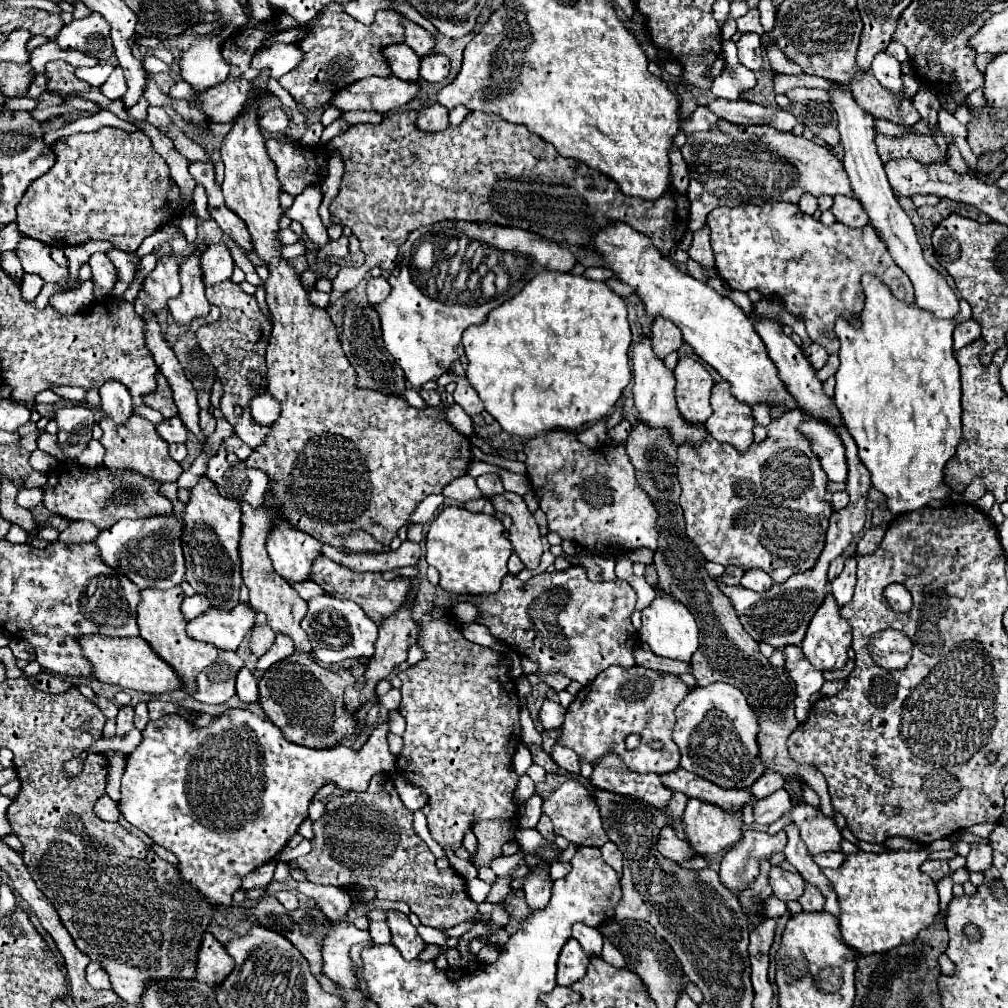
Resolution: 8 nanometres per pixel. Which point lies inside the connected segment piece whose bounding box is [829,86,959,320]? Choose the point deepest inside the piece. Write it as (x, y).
(932, 293)

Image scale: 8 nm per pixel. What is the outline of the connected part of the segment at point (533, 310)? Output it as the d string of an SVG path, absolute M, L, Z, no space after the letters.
M543 272L535 276L517 296L487 314L483 324L463 332L465 356L469 360L467 380L477 390L485 410L513 436L531 438L549 430L577 430L609 414L631 382L629 346L631 328L621 296L605 286L569 272Z

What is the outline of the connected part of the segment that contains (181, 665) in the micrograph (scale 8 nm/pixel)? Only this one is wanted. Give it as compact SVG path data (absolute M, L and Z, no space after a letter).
M181 586L169 588L169 590L157 590L157 588L145 588L141 590L141 602L137 608L137 624L141 630L141 636L151 644L151 648L163 658L167 660L175 672L179 672L179 676L183 678L183 690L187 690L189 694L195 692L195 678L199 672L203 672L203 668L211 666L217 660L219 650L213 644L203 644L201 640L191 640L187 636L187 620L181 612L181 602L183 602L185 594L181 590Z

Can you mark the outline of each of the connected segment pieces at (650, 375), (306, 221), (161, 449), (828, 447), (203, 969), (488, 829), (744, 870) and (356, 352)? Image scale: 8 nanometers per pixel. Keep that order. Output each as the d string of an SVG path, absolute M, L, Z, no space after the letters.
M641 336L635 346L633 346L633 394L635 394L635 408L639 412L639 418L649 426L649 428L663 428L667 430L667 434L673 438L675 446L681 444L693 444L693 446L701 446L703 438L709 436L707 428L703 424L691 424L685 422L677 404L675 404L675 376L671 370L665 368L663 360L659 360L653 350L651 350L651 342L647 340L647 336Z
M311 184L299 196L295 196L293 206L285 210L285 216L291 218L293 222L299 222L303 226L303 232L307 234L307 238L317 248L323 248L329 244L327 228L319 216L321 200L323 200L323 192L321 192L319 184Z
M133 414L123 426L115 426L111 422L111 418L103 418L99 422L99 426L103 430L101 444L107 450L105 468L109 472L113 472L115 476L119 476L119 472L133 470L133 472L139 472L151 480L159 480L161 484L163 482L177 482L177 478L181 476L183 466L179 462L171 460L169 450L167 450L169 444L155 432L155 426L149 420Z
M809 416L809 420L801 424L801 432L811 440L811 448L821 458L821 466L827 472L829 480L845 482L847 478L845 448L835 430Z
M205 932L197 952L197 980L209 986L217 986L219 980L223 980L223 976L227 976L231 970L233 960L225 952L225 946L215 936Z
M481 820L473 826L479 840L479 852L475 856L475 866L489 866L495 858L503 854L503 844L513 840L515 824L507 820Z
M745 830L741 840L725 854L721 862L719 876L723 880L723 886L733 894L743 892L743 888L755 882L761 860L771 860L771 856L781 852L785 846L785 832L769 836L767 832L759 830Z
M349 302L345 306L345 318L343 318L339 340L345 356L349 358L351 366L357 372L357 388L371 388L389 396L403 396L403 392L407 390L407 380L395 358L387 352L387 348L383 348L379 314L375 312L375 308L371 308L369 304L363 306L359 302Z

